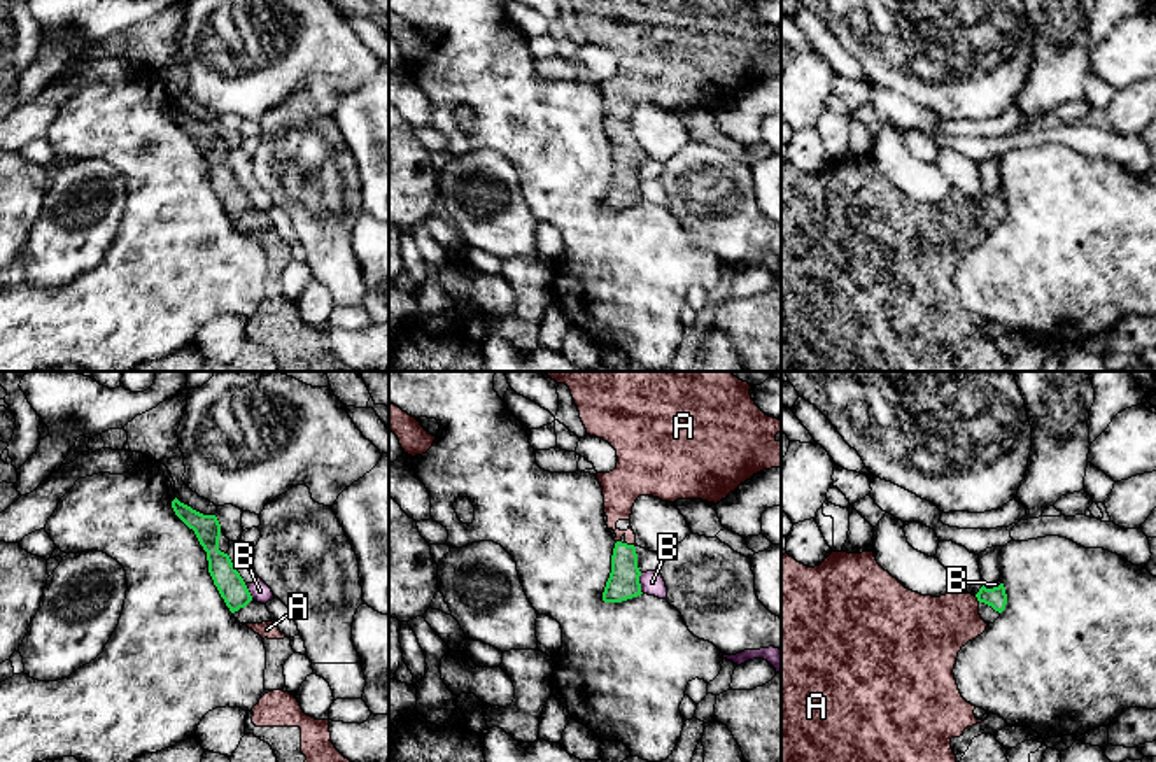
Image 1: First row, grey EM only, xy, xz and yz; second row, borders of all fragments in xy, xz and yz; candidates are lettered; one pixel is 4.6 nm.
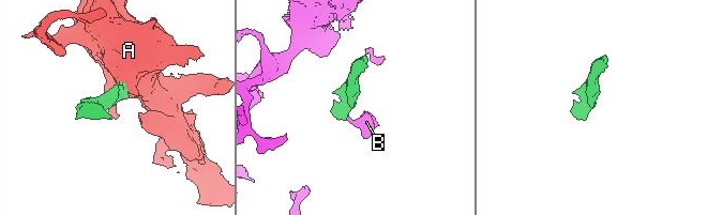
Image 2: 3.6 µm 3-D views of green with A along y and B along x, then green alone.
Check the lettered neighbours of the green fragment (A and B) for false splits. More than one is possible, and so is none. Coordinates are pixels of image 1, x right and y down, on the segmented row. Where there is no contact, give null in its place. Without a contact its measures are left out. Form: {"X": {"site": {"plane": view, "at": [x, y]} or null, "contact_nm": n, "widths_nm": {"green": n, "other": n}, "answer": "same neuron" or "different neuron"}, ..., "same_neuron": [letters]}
{"A": {"site": {"plane": "xz", "at": [631, 545]}, "contact_nm": 50, "widths_nm": {"green": 140, "other": 160}, "answer": "same neuron"}, "B": {"site": {"plane": "xz", "at": [640, 584]}, "contact_nm": 100, "widths_nm": {"green": 140, "other": 110}, "answer": "different neuron"}, "same_neuron": ["A"]}

